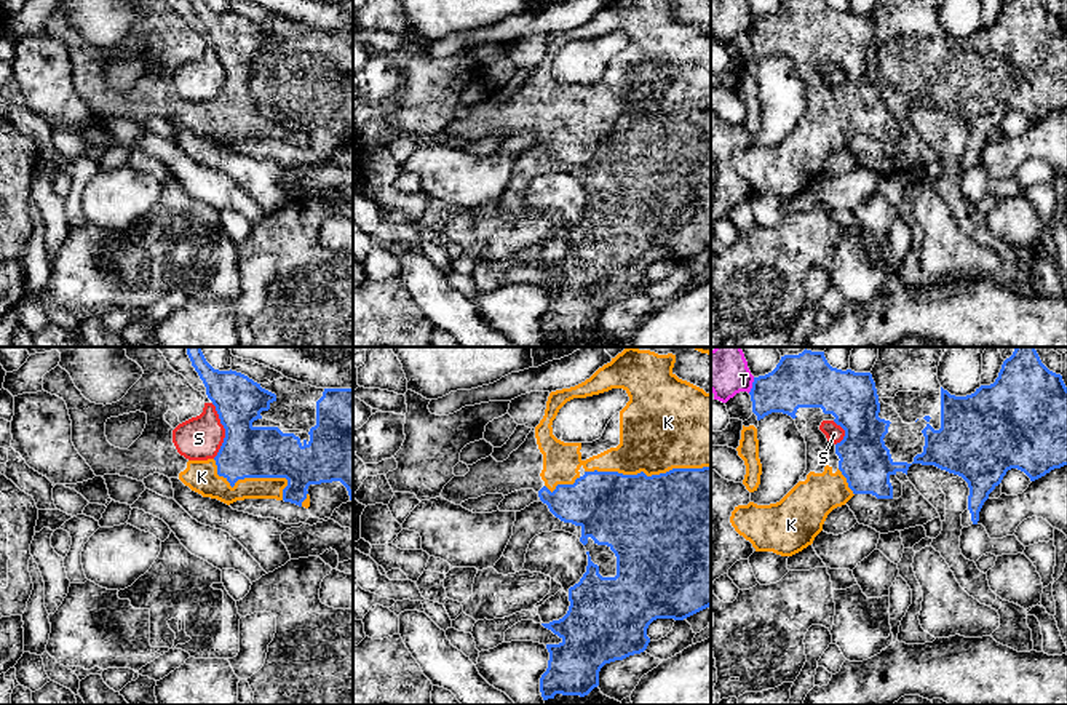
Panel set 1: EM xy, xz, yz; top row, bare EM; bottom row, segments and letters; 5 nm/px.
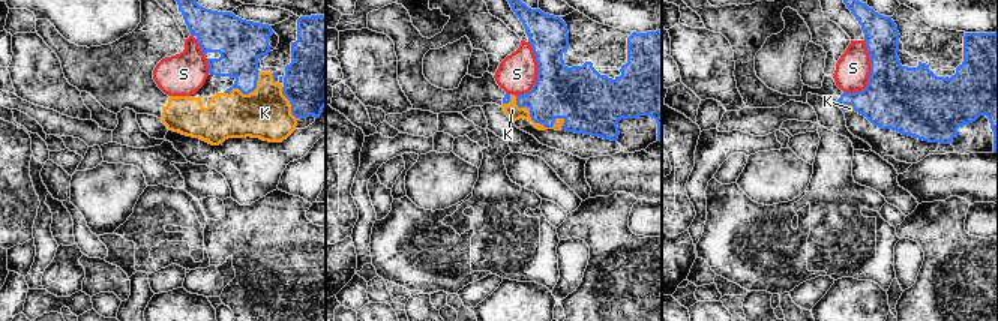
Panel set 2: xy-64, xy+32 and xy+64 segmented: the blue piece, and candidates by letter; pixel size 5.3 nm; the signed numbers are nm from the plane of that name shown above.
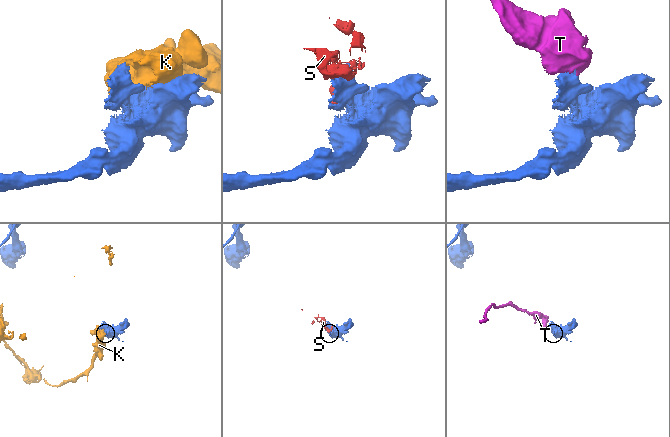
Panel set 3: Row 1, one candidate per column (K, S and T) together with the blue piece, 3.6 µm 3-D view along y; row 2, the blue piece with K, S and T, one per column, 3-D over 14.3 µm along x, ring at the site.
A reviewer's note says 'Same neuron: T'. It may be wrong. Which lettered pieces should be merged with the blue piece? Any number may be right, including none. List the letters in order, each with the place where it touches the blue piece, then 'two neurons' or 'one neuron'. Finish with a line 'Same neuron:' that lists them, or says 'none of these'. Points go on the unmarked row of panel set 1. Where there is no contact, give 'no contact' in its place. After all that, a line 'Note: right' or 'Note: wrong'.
K: xz (646, 117) | two neurons
S: xy (226, 72) | two neurons
T: yz (753, 27) | two neurons
Same neuron: none of these
Note: wrong

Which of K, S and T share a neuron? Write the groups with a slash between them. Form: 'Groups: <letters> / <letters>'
Groups: K / S T

